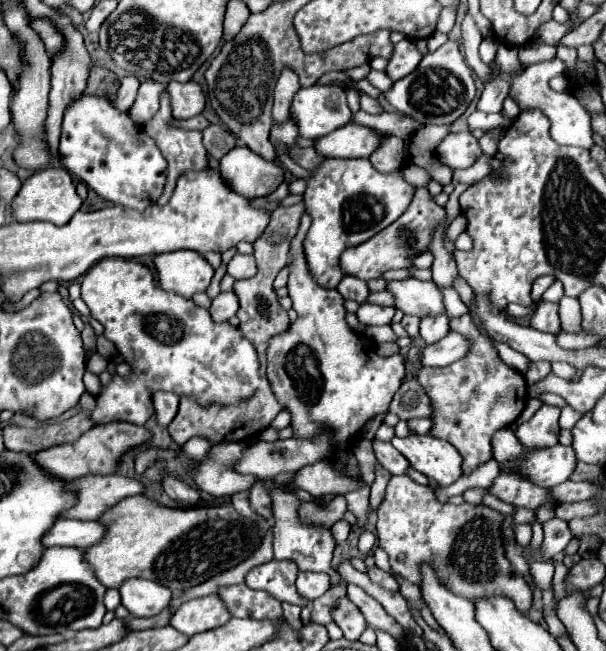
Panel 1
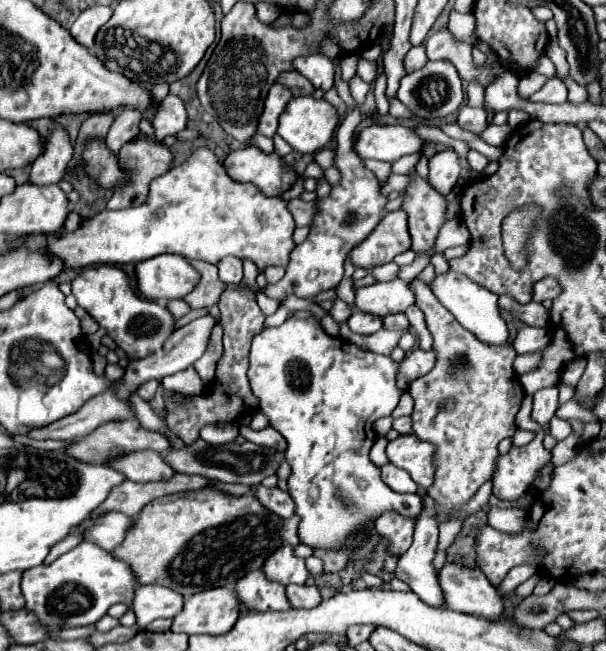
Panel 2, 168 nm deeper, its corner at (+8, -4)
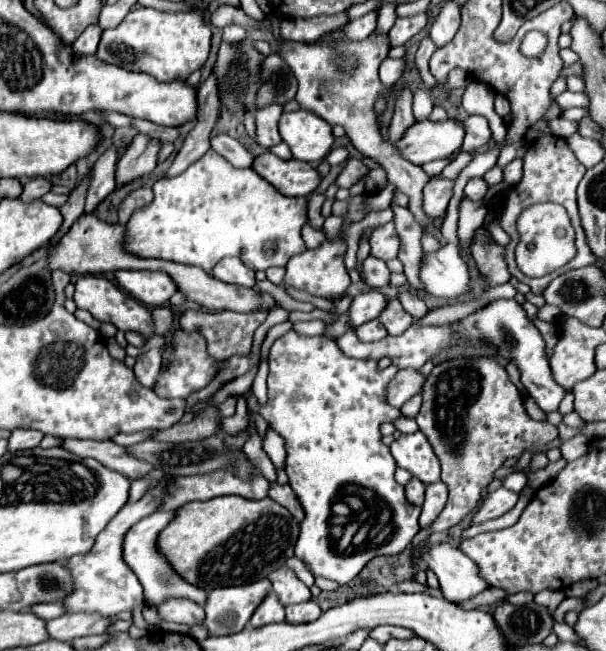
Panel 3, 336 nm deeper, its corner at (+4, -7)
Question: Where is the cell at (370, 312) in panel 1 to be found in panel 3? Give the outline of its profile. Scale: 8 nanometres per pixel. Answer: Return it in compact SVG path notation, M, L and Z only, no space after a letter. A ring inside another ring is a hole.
M372 319L372 321L368 321L368 323L362 323L362 325L356 327L354 331L356 331L358 339L364 341L364 343L380 341L380 339L384 339L384 337L388 335L386 329L384 329L384 325L382 325L378 319Z

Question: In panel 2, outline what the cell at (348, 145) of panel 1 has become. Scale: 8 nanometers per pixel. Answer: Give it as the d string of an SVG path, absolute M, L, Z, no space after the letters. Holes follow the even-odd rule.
M394 124L394 126L368 126L360 132L354 150L362 158L374 158L382 162L396 162L402 156L418 154L426 146L426 140L420 138L412 128Z

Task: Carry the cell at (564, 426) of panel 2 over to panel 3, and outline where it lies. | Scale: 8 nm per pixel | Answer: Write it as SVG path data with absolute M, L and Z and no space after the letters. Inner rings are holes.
M576 435L576 437L568 439L568 441L564 441L560 451L562 451L562 457L566 461L576 459L576 457L584 455L584 451L588 451L588 437L586 435Z

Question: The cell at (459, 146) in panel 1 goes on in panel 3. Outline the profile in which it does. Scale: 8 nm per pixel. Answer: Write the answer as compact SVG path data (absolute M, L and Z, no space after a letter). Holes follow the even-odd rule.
M432 177L430 183L424 187L424 211L430 217L442 217L446 213L448 201L452 197L454 181L444 177Z

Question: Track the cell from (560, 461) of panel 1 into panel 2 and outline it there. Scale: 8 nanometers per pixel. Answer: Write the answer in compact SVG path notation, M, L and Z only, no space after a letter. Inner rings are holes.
M538 434L530 444L512 450L498 458L494 472L494 496L498 500L518 500L538 476L540 468L550 462L550 452L542 446L544 434Z

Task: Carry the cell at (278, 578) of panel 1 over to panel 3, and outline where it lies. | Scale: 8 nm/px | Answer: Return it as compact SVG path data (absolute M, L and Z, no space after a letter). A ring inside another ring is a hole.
M268 593L260 607L256 607L252 619L250 619L250 627L262 627L262 625L268 625L268 623L280 623L284 621L284 605L280 603L278 595L276 593Z

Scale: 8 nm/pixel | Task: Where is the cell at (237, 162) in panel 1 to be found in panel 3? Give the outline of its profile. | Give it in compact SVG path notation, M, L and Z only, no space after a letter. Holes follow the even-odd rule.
M262 153L252 161L252 169L268 179L268 183L280 191L286 197L304 197L308 193L312 193L318 183L322 181L318 171L312 169L308 163L304 161L296 161L296 159L280 159L276 155Z

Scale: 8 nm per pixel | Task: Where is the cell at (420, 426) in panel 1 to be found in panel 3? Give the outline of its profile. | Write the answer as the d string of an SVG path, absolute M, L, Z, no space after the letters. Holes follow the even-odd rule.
M398 417L394 421L394 427L398 429L398 433L416 433L418 431L418 425L414 419L408 419L408 417Z

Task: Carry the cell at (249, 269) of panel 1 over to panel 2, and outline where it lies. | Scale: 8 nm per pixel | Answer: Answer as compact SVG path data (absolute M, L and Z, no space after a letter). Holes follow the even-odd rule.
M226 256L218 262L220 280L226 284L240 284L242 282L242 260L236 256Z

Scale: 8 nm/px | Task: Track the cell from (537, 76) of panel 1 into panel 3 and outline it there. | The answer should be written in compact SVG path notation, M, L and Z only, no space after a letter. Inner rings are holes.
M448 1L440 9L438 17L432 23L430 39L434 41L434 45L438 49L442 49L444 45L448 45L454 39L454 35L458 33L458 29L460 29L460 7L456 7L454 1Z

